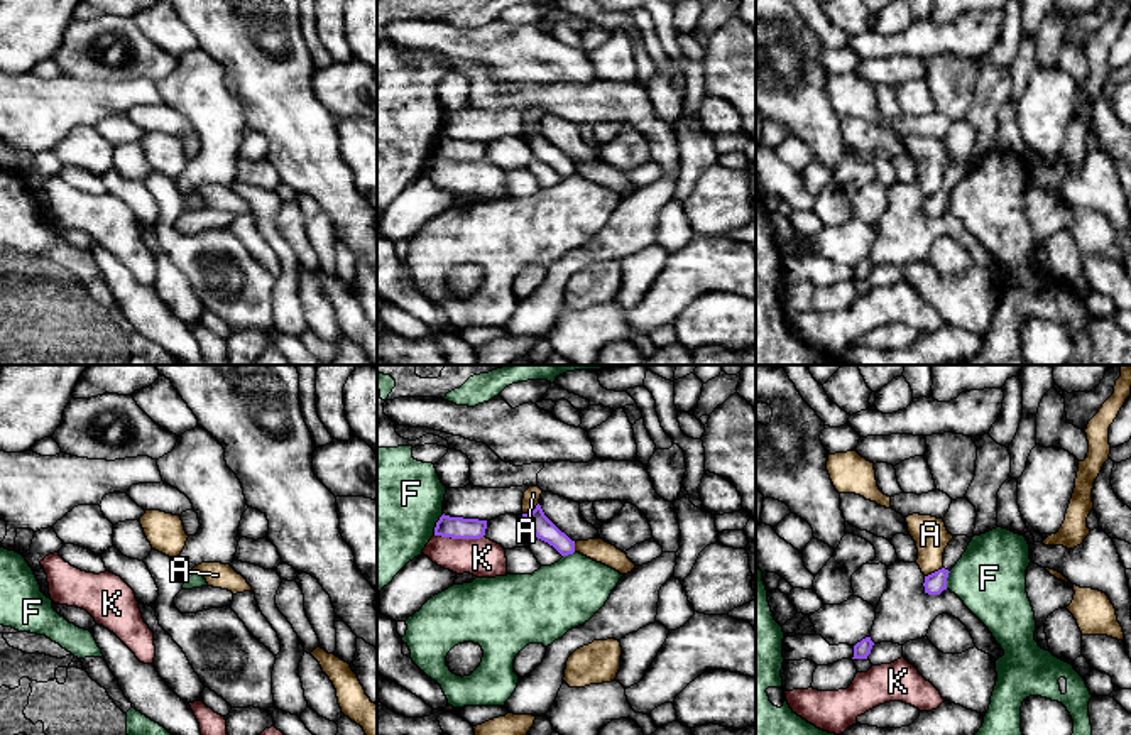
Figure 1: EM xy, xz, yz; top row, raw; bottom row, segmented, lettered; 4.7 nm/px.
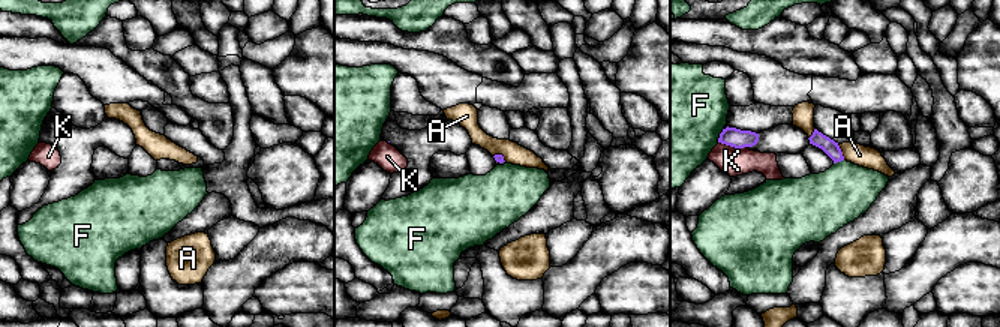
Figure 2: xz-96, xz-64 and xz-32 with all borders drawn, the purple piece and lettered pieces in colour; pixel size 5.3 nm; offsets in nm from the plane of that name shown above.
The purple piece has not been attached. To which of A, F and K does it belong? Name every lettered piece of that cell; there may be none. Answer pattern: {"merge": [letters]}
{"merge": []}

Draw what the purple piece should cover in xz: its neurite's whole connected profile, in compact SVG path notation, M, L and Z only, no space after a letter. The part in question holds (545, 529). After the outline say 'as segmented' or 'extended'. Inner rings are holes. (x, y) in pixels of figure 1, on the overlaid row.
M538 504L536 509L522 517L531 524L534 536L553 546L561 556L575 553L575 541L561 532L543 512Z; as segmented

